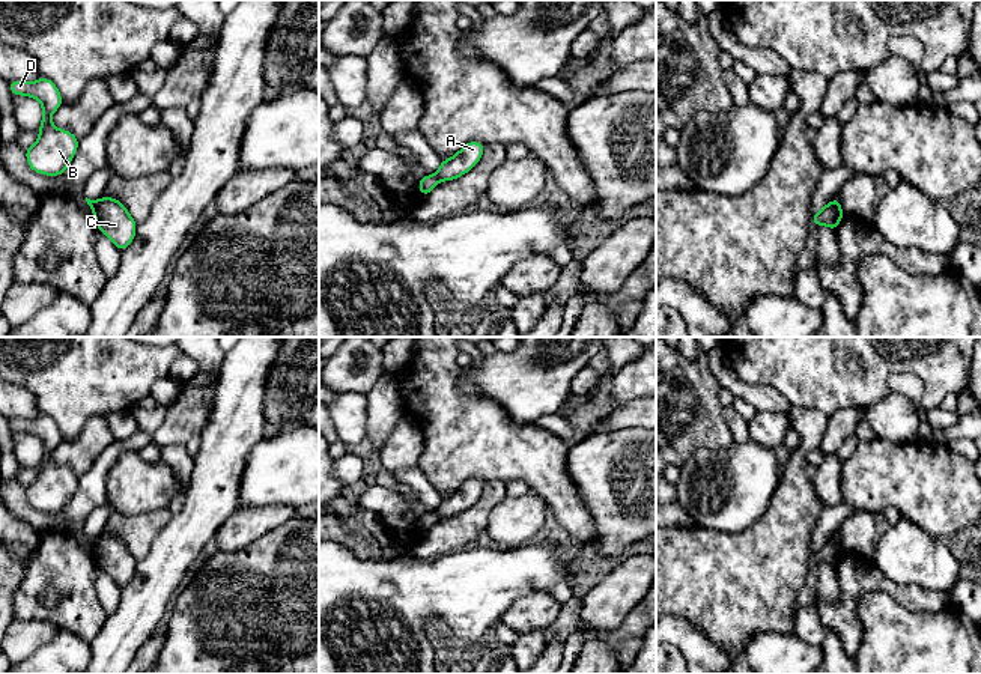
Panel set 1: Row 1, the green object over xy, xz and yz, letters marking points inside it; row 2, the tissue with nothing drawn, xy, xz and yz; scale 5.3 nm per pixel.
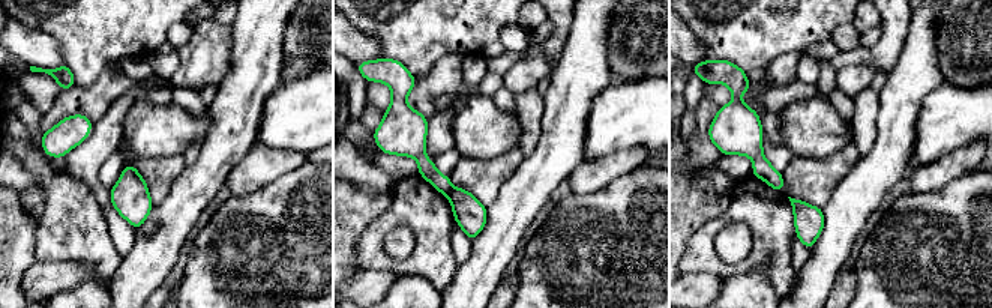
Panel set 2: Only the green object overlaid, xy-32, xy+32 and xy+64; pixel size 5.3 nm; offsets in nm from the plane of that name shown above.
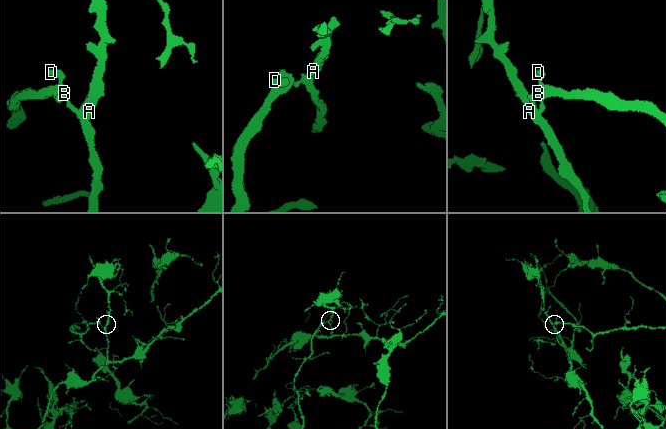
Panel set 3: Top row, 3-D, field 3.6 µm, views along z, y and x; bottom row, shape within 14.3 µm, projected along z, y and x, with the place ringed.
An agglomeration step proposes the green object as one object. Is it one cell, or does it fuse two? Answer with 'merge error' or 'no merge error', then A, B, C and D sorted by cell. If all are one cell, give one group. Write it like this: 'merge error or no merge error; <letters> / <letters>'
merge error; A C / B D

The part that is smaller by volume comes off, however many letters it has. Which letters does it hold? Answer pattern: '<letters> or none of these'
B, D

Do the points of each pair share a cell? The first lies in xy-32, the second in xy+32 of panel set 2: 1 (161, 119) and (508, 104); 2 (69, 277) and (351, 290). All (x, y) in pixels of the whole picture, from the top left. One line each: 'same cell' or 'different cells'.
1: different cells
2: same cell

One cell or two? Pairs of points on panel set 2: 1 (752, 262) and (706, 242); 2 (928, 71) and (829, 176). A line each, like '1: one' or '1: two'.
1: one
2: two

